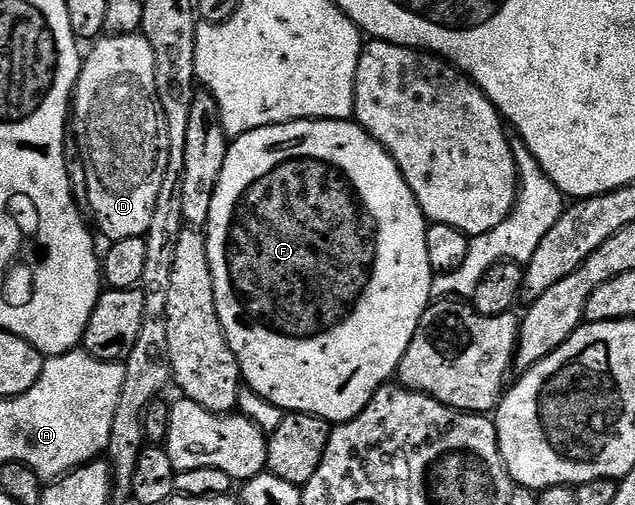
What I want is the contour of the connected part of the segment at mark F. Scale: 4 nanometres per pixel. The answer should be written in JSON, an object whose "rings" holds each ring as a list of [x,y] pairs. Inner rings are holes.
{"rings":[[[356,120],[292,121],[259,127],[255,131],[247,131],[242,137],[232,138],[219,183],[215,187],[215,199],[211,199],[205,242],[211,263],[211,279],[215,283],[215,307],[219,323],[239,363],[244,384],[275,407],[290,413],[310,413],[330,423],[350,421],[361,414],[373,400],[373,394],[396,374],[431,304],[435,274],[431,259],[427,259],[428,230],[423,211],[411,187],[403,179],[395,159]]]}

